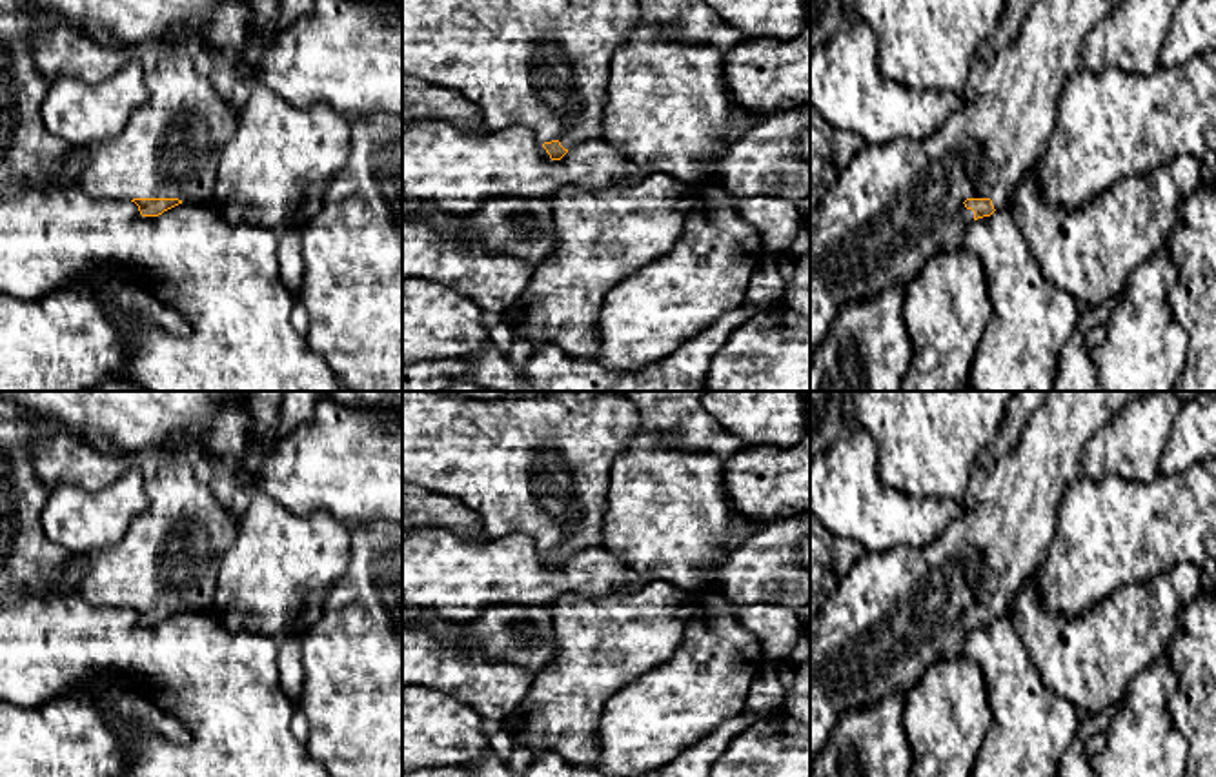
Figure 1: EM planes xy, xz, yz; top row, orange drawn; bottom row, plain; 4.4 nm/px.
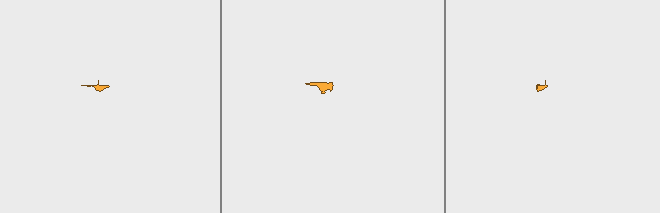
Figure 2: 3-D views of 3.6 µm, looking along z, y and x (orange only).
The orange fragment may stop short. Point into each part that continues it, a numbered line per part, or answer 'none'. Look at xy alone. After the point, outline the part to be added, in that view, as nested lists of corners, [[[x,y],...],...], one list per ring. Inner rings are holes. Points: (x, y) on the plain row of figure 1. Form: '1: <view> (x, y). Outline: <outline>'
1: xy (170, 555). Outline: [[[187,446],[169,448],[149,462],[144,468],[144,488],[149,508],[131,520],[124,537],[86,553],[89,570],[78,595],[91,604],[178,606],[182,611],[202,613],[217,590],[220,560],[238,535],[238,520],[198,480],[187,460]]]

